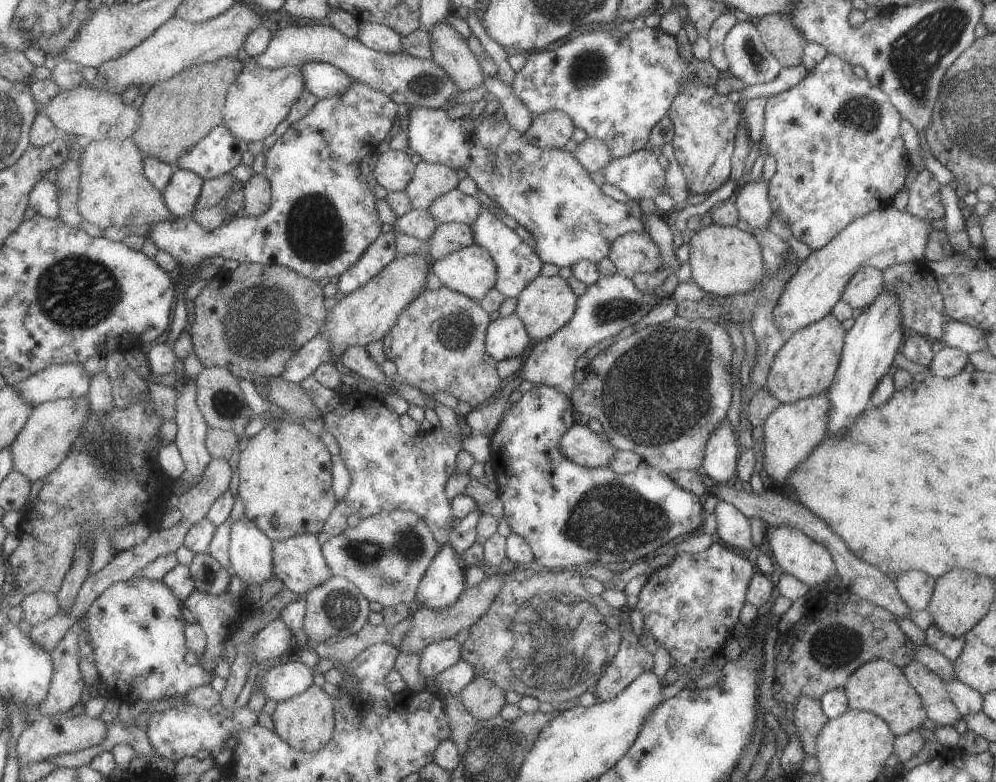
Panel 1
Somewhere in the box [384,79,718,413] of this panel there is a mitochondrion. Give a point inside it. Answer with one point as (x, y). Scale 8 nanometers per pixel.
(457, 332)

